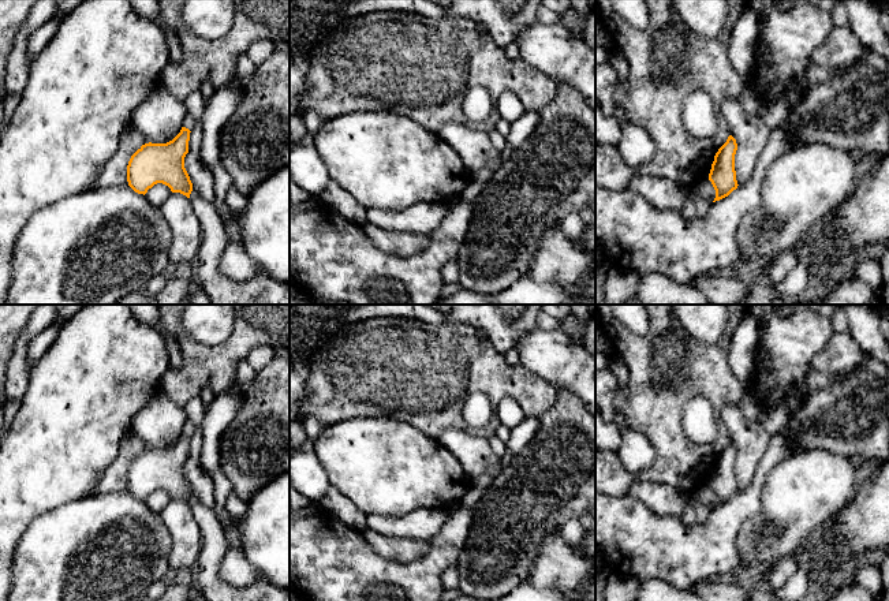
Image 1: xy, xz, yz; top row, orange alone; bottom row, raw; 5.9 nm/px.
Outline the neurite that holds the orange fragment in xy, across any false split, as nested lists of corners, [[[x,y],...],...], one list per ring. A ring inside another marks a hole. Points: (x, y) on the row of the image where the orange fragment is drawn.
[[[187,113],[180,132],[167,143],[145,143],[130,158],[127,165],[128,186],[138,194],[146,194],[157,183],[163,183],[172,193],[190,198],[193,183],[184,168],[188,153],[190,132],[195,124]]]

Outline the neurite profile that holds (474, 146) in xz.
[[[445,122],[437,135],[462,158],[467,171],[474,175],[483,168],[498,168],[500,152],[493,146],[489,134],[472,130],[459,122]]]

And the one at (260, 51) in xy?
[[[268,40],[253,42],[246,51],[250,60],[258,67],[276,52],[274,44]]]

